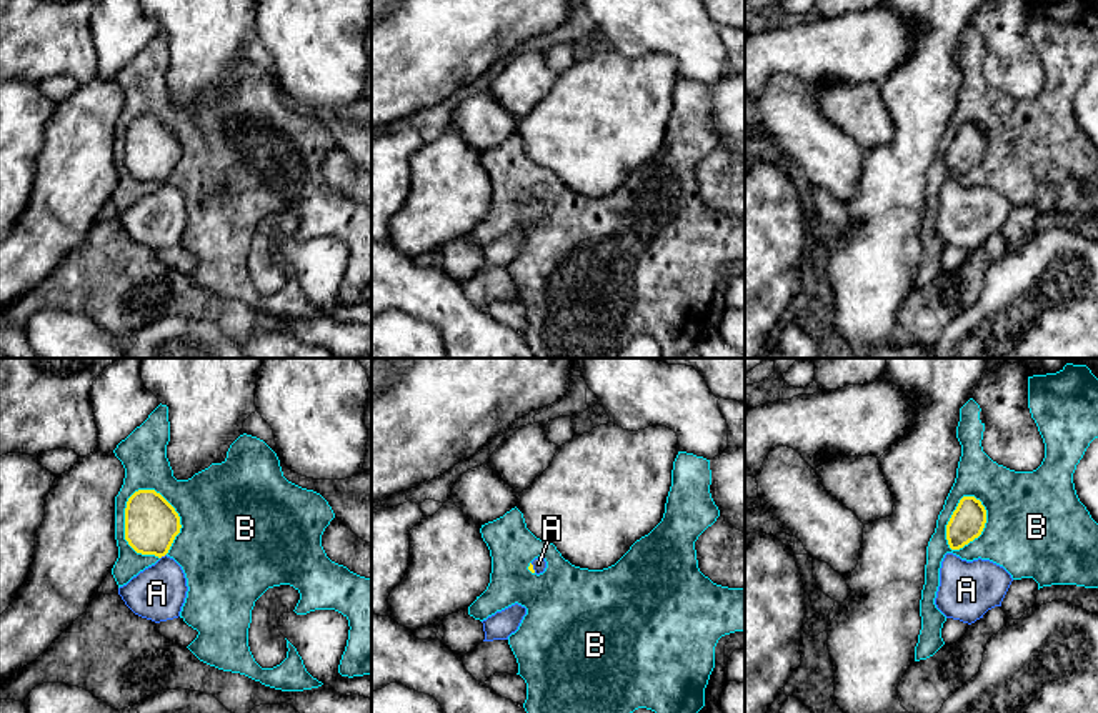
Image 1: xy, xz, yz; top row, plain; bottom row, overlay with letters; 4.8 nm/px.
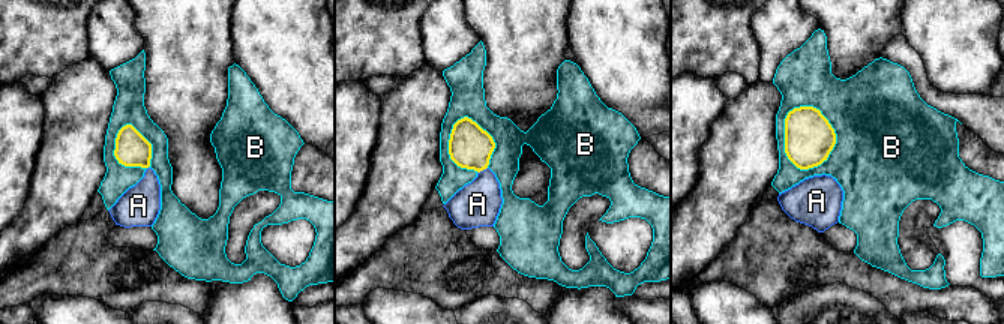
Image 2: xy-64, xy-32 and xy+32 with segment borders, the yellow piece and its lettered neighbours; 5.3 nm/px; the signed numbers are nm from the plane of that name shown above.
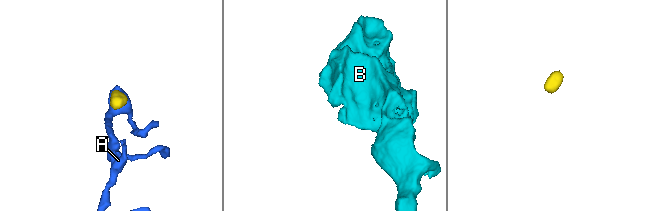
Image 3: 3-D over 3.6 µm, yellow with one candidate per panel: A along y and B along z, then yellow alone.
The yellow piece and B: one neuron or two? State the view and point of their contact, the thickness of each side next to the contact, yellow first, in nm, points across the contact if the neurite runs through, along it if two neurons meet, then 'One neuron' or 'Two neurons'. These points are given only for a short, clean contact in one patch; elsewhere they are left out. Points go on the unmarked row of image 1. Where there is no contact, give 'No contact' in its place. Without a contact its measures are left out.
Touches yellow at xy (125, 159). Thickness 260 nm (yellow) against 130 nm. Two neurons

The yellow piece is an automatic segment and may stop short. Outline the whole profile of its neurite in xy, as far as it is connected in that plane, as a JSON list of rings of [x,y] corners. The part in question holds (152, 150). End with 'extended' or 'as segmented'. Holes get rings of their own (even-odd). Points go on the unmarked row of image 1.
[[[155,117],[135,118],[125,135],[125,167],[142,182],[160,187],[118,215],[125,232],[155,250],[180,243],[187,225],[182,193],[167,180],[180,160],[180,143]]] | extended

